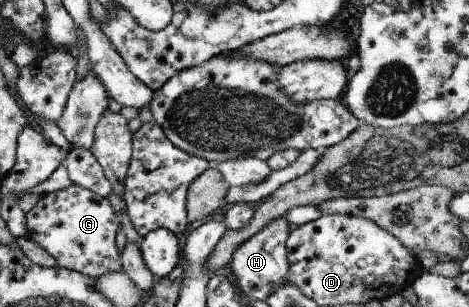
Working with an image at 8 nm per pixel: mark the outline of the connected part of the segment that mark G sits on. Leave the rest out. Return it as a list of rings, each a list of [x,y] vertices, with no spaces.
[[[72,185],[44,194],[25,214],[28,237],[46,249],[56,265],[93,278],[122,271],[122,253],[116,246],[121,219],[108,198]]]

